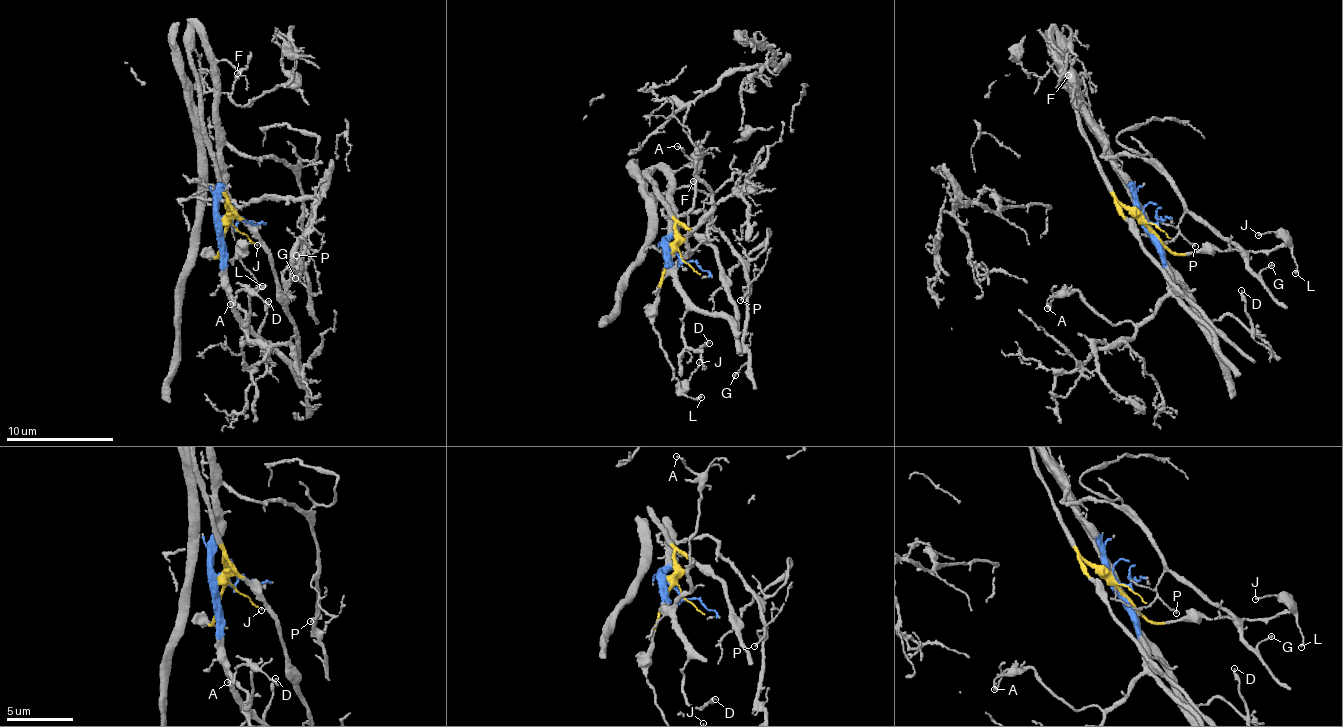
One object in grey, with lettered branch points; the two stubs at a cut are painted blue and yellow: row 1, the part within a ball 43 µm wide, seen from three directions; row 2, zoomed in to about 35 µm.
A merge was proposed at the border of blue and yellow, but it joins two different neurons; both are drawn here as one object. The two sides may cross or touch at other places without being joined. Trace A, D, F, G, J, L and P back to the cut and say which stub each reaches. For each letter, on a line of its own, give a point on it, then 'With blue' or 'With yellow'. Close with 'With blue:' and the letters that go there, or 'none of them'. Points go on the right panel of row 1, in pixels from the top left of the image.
A: Place: (1047, 308). With blue
D: Place: (1241, 290). With blue
F: Place: (1068, 75). With blue
G: Place: (1271, 265). With blue
J: Place: (1258, 235). With yellow
L: Place: (1295, 273). With yellow
P: Place: (1195, 246). With blue
With blue: A, D, F, G, P

